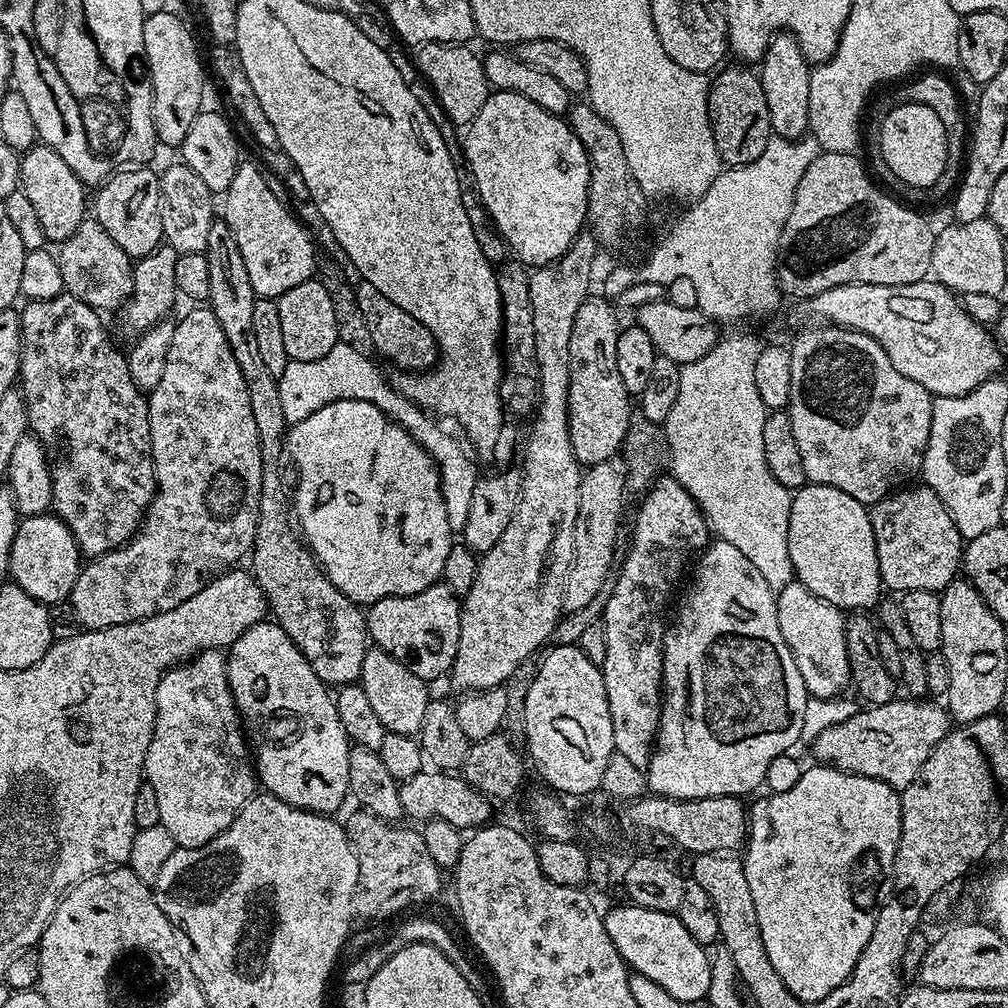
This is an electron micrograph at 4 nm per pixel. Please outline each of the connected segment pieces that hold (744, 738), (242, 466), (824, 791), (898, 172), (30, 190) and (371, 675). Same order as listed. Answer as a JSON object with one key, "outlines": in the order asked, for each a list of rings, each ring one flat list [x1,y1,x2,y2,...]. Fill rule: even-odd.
{"outlines":[[[719,538,713,539,708,547,703,549,700,558,700,565,696,568,696,577,692,580,692,589,688,592,688,601,681,606,676,621,674,621,674,616,664,638,664,683,662,685,660,730,656,733,652,761,649,762,646,769,648,786,655,795,669,796,672,800,701,800,715,796,744,798,747,797,747,792,752,792,756,787,764,784,766,766,770,766,770,762,774,762,774,758,785,755,792,750,795,744,801,743,802,718,806,715,806,702,810,697,802,682,802,674,798,674,794,654,790,654,790,646,786,646,786,638,782,638,782,630,778,630,776,593,772,591,766,578,762,578,762,574,750,563,750,558,746,558,746,554,742,554,742,550,730,546,730,542]],[[196,306,193,312,185,314,181,320,175,321,174,338,170,338,170,350,166,350,166,366,162,369,162,379,147,397,148,421,150,422,150,450,152,465,156,479,156,493,148,504,140,522,140,531,120,548,110,550,106,554,89,559,81,567,78,578,74,582,74,590,70,597,72,613,76,615,77,625,85,629,109,628,119,624,129,624,135,620,145,620,154,614,162,614,166,610,174,610,174,606,182,606,186,598,194,598,198,590,206,583,208,571,221,566,232,566,235,560,249,555,254,542,254,534,260,517,260,495,262,494,262,454,258,442,258,422,254,422,254,413,250,410,250,394,246,394,246,378,242,378,242,370,238,370,238,362,234,354,230,354,230,342,226,342,226,334,222,334,222,326,218,326,218,318,214,318,211,308]],[[805,767,800,773,798,783,790,791,777,792,767,797,769,800,764,808,764,816,751,817,750,835,746,841,748,853,743,853,742,856,746,882,750,882,750,894,754,894,754,910,758,910,758,926,762,930,762,942,766,946,766,954,770,954,770,962,774,962,774,970,782,974,782,982,786,982,790,994,794,994,808,1006,815,1006,819,1000,826,998,826,994,830,994,835,988,842,986,842,982,848,980,866,942,870,942,870,934,874,930,878,911,878,901,881,899,880,887,883,884,885,887,886,881,892,875,892,863,896,857,896,847,902,830,902,806,900,792,897,789,881,780,850,774,837,768,815,767]],[[903,104,891,108,879,123,880,156,884,159,885,166,913,190,934,186,934,182,942,178,942,170,946,170,950,139,946,126,942,126,942,118,938,118,930,106]],[[42,142,33,144,20,156,18,188,26,194,26,198,30,198,30,202,34,205,45,241,59,242,70,238,70,234,74,234,74,230,86,219,85,184,78,178,78,174,74,174,74,170,70,170,70,166,66,166,66,162,62,162,58,154,54,154,54,150,50,150]],[[369,647,366,658,362,658,362,670,358,681,366,690,370,706,378,714,385,732,415,737,426,718,430,693,429,685,422,678,415,676,402,662,398,662,381,648]]]}

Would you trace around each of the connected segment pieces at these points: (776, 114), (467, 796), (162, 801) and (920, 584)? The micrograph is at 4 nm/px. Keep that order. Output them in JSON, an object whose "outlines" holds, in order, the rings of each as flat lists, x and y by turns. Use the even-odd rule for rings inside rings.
{"outlines":[[[777,34,763,60,758,64,762,94,766,94,766,106,770,110,770,126,773,133,787,140,798,140,808,132,810,118,810,62,802,54,798,42,790,34]],[[422,770,414,778,400,784,400,797,405,815,413,816,419,822,445,820,450,822,450,826,461,830,475,830,485,827,493,819,493,801,472,787,460,774,449,774,443,770]],[[223,651,199,652,198,655,187,660,186,663,176,665,158,682,156,690,156,721,154,722,154,734,150,738,150,750,146,750,144,774,146,782,150,786,154,786,154,795,158,798,160,824,166,830,170,830,174,842,181,848,197,848,214,838,218,838,218,834,222,834,228,829,230,822,234,822,238,810,242,810,242,806,246,806,246,802,250,802,252,797,257,795,258,777,254,767,254,760,250,755,250,744,246,739,246,732,242,727,240,714,236,710,236,703,228,685,228,662]],[[901,487,878,503,871,505,870,515,876,553,878,554,878,566,880,567,880,583,885,589,930,588,943,590,951,580,957,579,958,573,961,571,962,537,958,526,954,526,954,518,950,518,942,498,938,498,938,494,934,494,934,490,930,487,912,487]]]}

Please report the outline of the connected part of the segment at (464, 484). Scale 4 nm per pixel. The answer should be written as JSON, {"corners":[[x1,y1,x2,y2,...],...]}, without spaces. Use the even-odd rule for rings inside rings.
{"corners":[[337,342,330,351,322,354,322,358,314,358,310,362,289,360,286,370,282,370,278,378,282,394,282,414,289,425,293,425,302,422,302,418,310,418,314,410,330,406,330,402,361,400,378,406,378,410,385,412,394,423,412,433,417,442,430,453,436,467,440,469,440,489,446,502,446,514,450,518,452,531,456,534,463,533,466,518,470,518,470,502,474,499,474,486,478,479,477,461,468,460,469,453,465,445,460,445,446,429,435,424,437,421,429,413,392,387,389,377,384,377,379,366,366,357,364,352,354,350,354,346]]}

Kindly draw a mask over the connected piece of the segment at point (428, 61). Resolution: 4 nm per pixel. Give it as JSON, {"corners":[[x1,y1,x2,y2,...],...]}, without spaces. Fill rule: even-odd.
{"corners":[[422,44,419,45,414,63,423,79,428,81,442,110,456,126,467,126,478,118,478,110,486,106,490,85,484,73,483,59,463,44]]}

